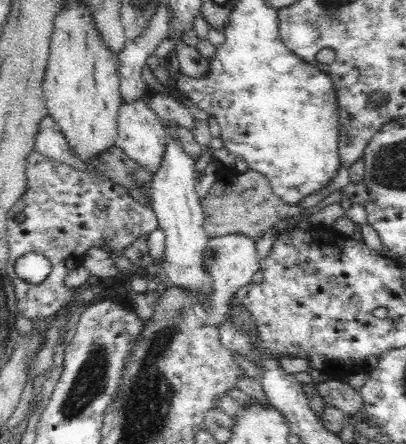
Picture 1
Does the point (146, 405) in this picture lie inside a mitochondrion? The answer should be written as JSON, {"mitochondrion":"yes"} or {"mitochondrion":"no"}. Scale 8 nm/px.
{"mitochondrion":"yes"}

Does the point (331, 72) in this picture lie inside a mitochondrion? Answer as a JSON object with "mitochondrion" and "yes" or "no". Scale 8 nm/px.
{"mitochondrion":"no"}

